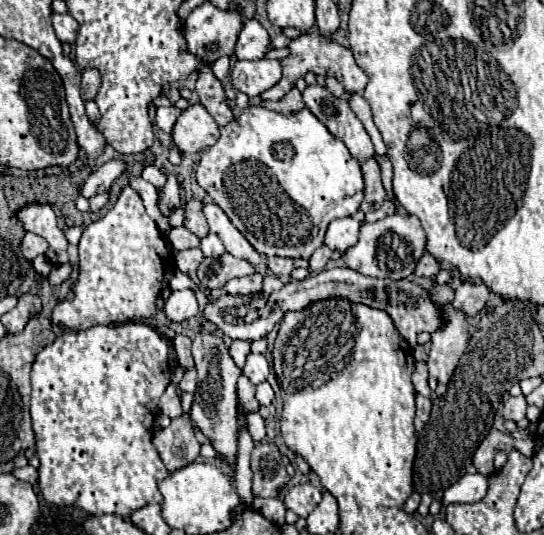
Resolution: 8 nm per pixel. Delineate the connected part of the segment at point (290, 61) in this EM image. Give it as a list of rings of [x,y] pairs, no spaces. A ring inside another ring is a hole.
[[[304,33],[304,35],[300,35],[298,39],[292,39],[292,43],[290,43],[288,49],[290,49],[290,57],[280,61],[280,63],[282,63],[282,79],[280,79],[274,87],[270,87],[268,91],[264,91],[264,93],[260,95],[260,99],[280,101],[280,99],[292,89],[292,85],[296,83],[296,79],[298,79],[298,77],[304,77],[308,71],[312,71],[312,73],[316,73],[316,75],[322,75],[322,77],[332,75],[332,77],[336,77],[336,79],[344,85],[346,91],[360,93],[360,95],[364,93],[364,87],[366,87],[366,83],[368,83],[368,77],[366,77],[366,73],[356,65],[354,55],[352,55],[350,49],[346,49],[346,47],[342,47],[342,45],[336,45],[336,43],[332,43],[330,39],[322,39],[320,35],[314,35],[314,33]]]

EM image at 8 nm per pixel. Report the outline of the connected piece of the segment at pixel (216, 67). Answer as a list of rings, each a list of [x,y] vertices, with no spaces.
[[[220,57],[220,59],[212,65],[212,71],[214,71],[214,75],[216,75],[220,81],[224,81],[224,77],[230,73],[230,63],[228,63],[228,57]]]

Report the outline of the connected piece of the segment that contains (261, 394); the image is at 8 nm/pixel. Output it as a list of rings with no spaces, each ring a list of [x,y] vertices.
[[[264,381],[264,383],[260,383],[260,385],[256,387],[256,397],[258,397],[258,401],[260,401],[262,405],[266,405],[266,407],[274,401],[274,391],[272,391],[272,387],[270,387],[268,381]]]

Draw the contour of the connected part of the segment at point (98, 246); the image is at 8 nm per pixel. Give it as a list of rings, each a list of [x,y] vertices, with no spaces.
[[[126,187],[116,205],[98,221],[90,223],[80,239],[80,279],[74,299],[58,301],[52,309],[52,323],[84,331],[96,325],[144,321],[158,313],[156,299],[174,275],[174,255],[166,235],[146,215],[138,191]]]

